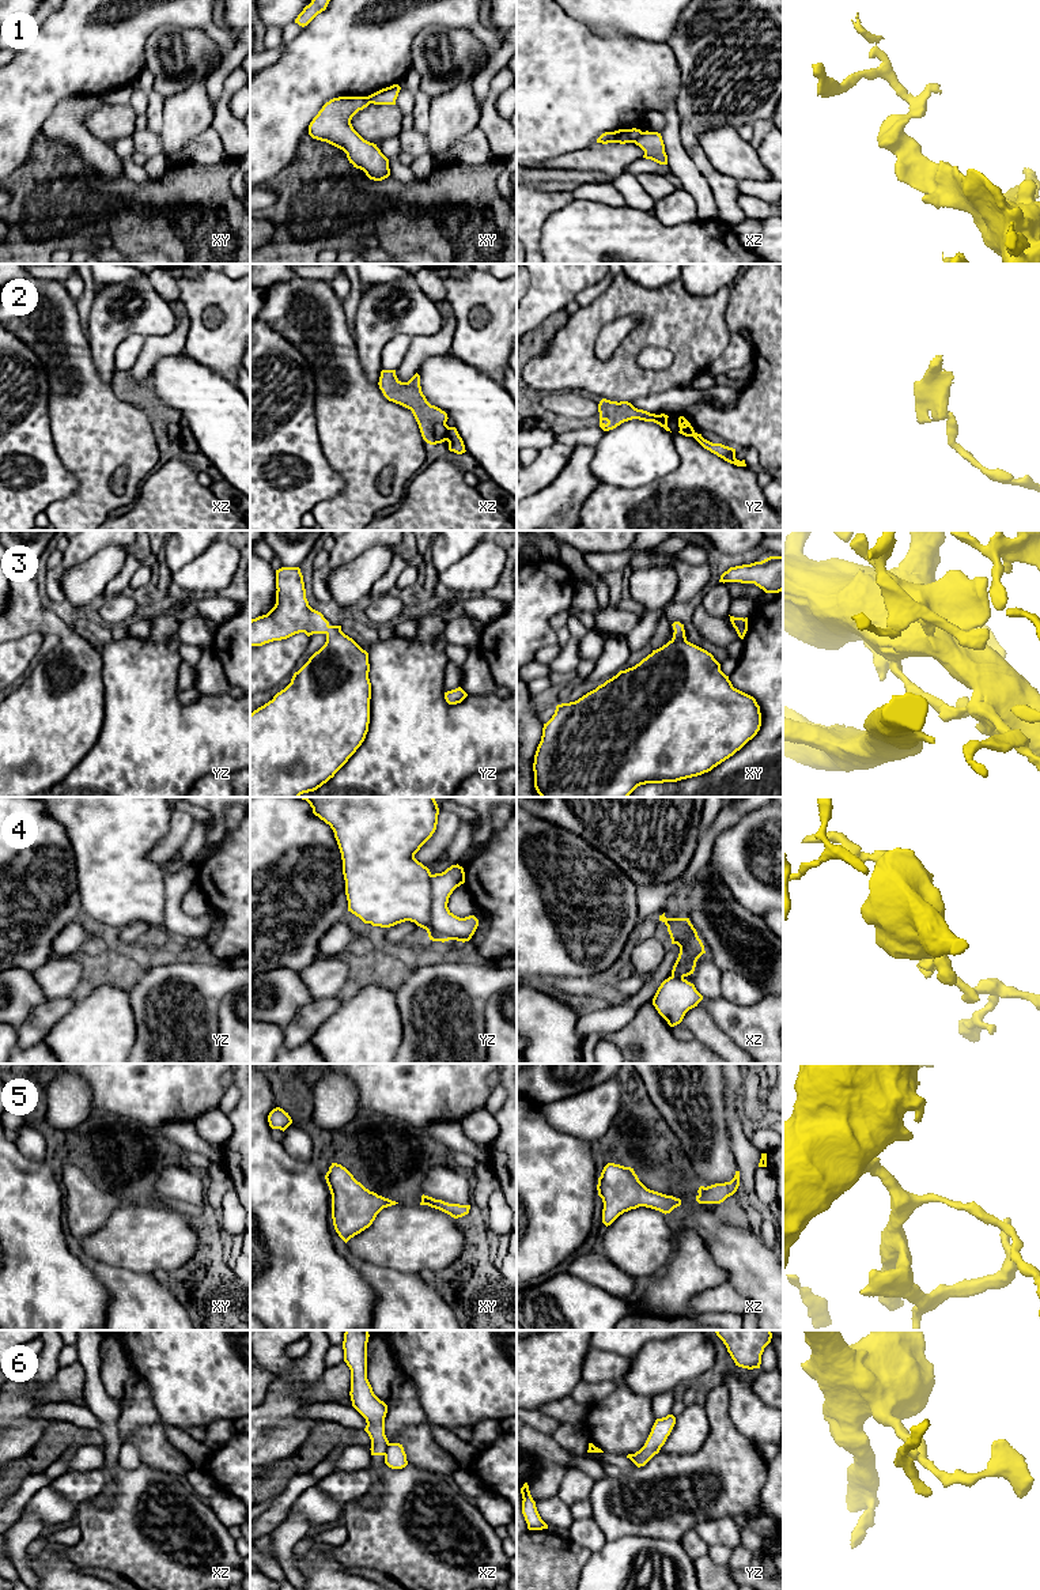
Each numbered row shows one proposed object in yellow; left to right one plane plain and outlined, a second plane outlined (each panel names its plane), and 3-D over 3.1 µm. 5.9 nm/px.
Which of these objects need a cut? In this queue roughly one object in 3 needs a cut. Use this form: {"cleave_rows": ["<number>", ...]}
{"cleave_rows": ["1", "2", "4", "6"]}

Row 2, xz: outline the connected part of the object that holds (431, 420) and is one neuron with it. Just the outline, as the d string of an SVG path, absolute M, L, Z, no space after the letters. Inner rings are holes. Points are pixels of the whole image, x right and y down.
M382 370L378 385L389 401L412 411L427 443L436 445L447 441L447 413L427 401L417 373L408 382L401 382L396 370Z

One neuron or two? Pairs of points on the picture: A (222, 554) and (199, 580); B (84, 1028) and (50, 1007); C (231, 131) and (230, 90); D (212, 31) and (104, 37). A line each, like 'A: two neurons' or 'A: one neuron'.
A: one neuron
B: two neurons
C: one neuron
D: one neuron

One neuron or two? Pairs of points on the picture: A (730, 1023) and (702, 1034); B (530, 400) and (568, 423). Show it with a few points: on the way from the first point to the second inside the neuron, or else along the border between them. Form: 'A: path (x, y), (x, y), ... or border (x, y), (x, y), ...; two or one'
A: border (698, 1005), (730, 1038); two
B: path (539, 410), (559, 423); one

